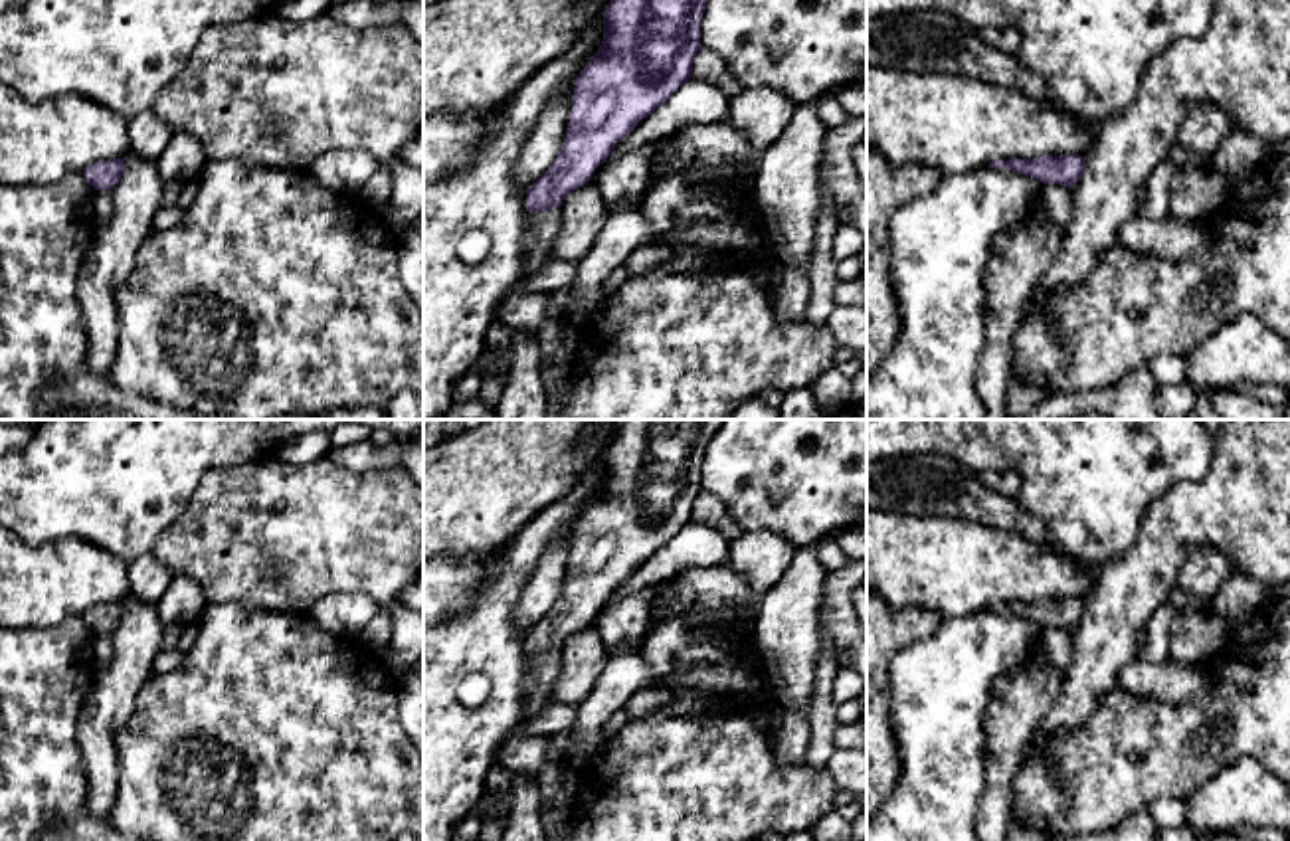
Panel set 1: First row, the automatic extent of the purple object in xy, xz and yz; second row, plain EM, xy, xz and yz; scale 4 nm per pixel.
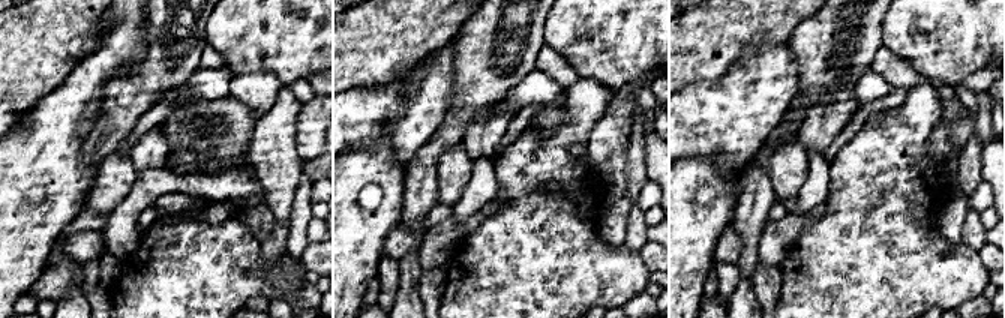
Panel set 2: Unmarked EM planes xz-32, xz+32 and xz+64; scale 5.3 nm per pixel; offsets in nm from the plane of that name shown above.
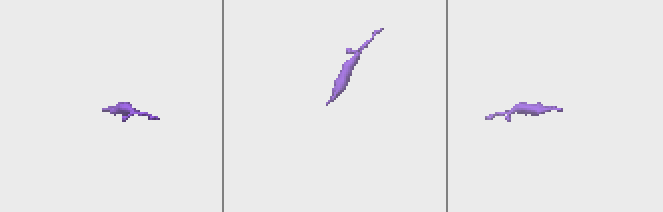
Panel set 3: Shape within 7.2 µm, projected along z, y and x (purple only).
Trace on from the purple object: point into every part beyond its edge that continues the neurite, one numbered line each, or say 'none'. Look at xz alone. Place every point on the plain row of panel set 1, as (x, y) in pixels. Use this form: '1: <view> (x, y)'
1: xz (543, 669)

